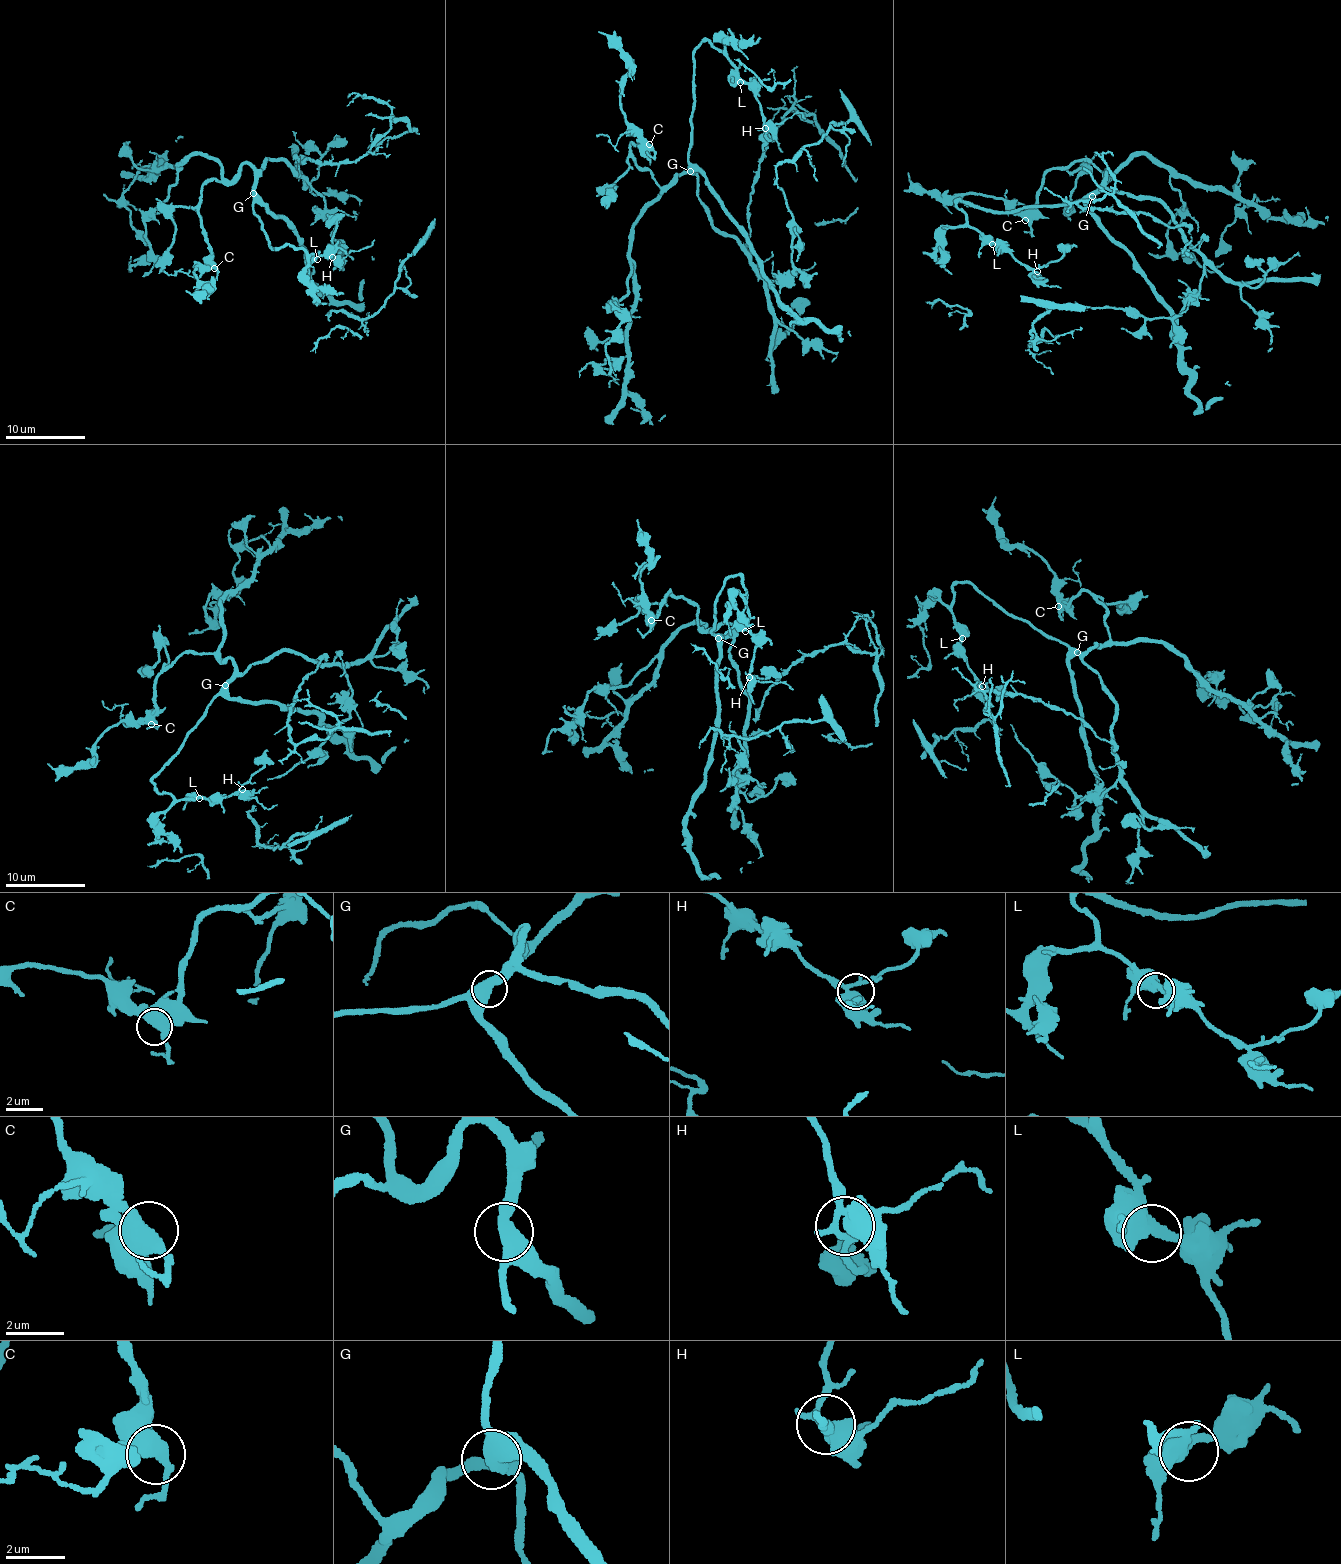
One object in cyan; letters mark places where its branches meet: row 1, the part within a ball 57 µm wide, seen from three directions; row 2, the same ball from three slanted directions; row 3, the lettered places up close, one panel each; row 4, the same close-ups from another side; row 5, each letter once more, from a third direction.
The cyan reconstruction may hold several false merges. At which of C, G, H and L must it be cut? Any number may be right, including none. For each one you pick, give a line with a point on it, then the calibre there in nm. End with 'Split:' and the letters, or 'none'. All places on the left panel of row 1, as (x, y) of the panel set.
Split: none

